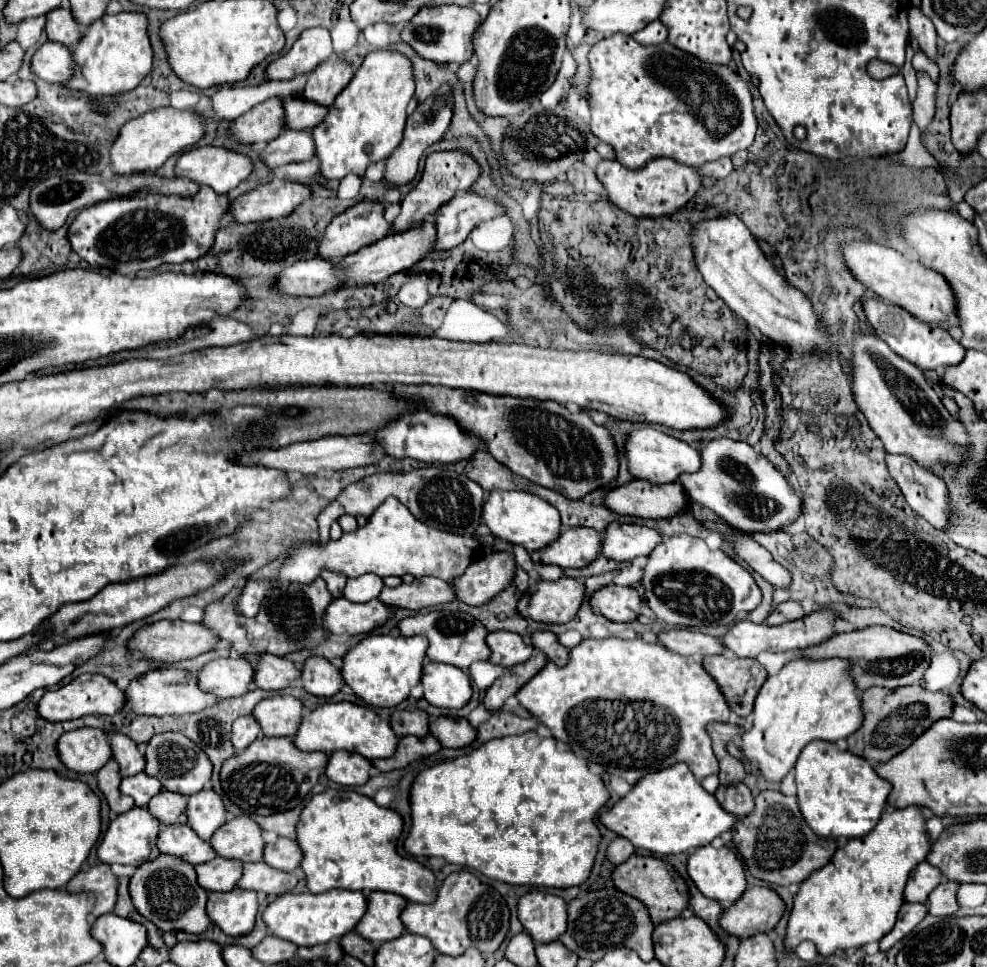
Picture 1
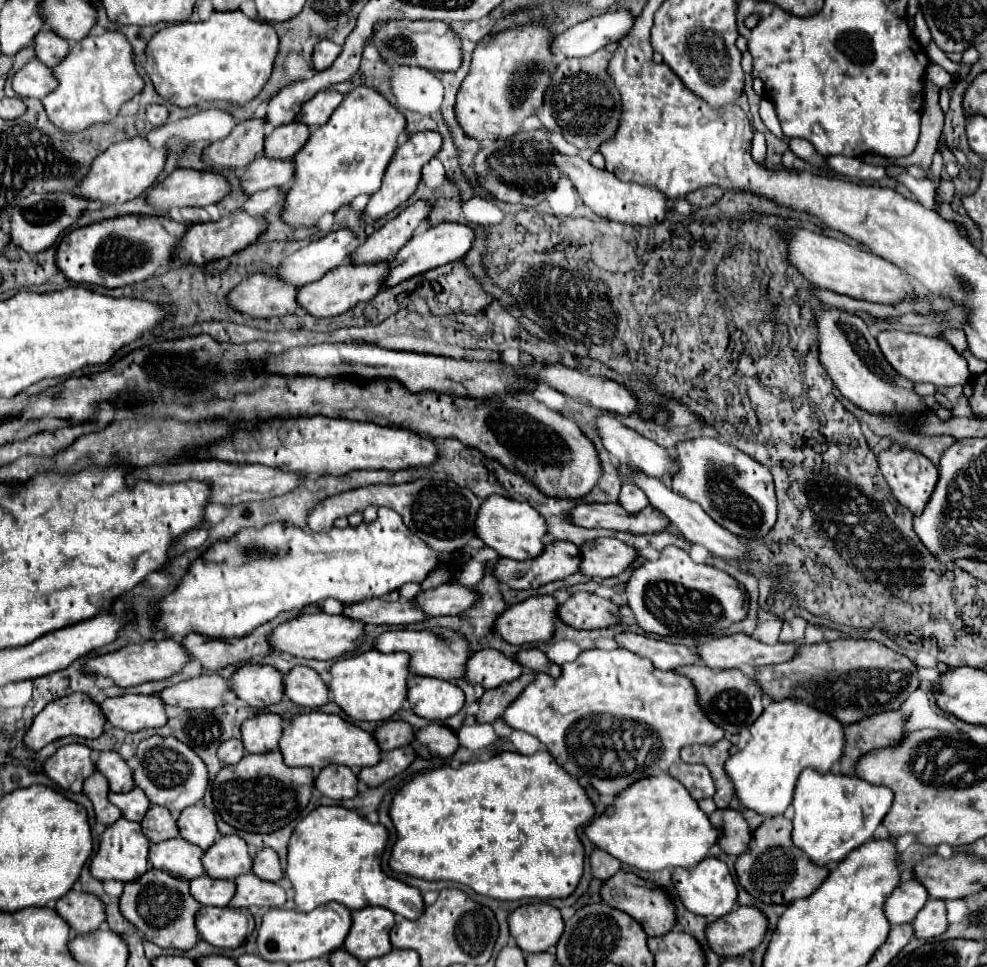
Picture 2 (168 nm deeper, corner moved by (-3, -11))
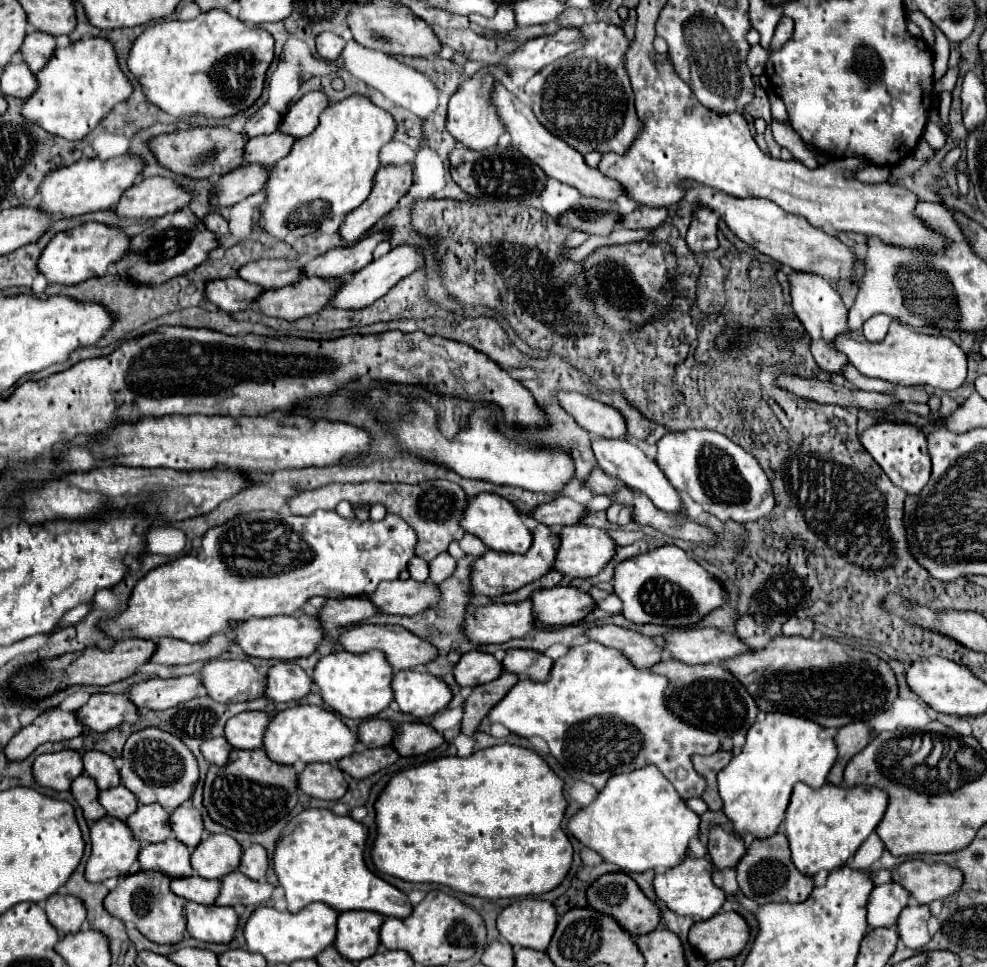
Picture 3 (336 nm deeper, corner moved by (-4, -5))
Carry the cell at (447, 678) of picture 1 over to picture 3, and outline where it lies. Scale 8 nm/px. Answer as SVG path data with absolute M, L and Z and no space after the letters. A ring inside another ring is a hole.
M416 668L394 672L392 692L394 700L400 706L400 712L412 714L416 718L434 716L452 700L452 692L446 682L434 678L426 670Z

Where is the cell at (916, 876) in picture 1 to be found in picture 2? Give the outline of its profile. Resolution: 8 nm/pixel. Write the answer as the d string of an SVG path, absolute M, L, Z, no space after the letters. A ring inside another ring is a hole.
M915 878L909 882L903 882L885 902L887 920L893 926L913 922L915 914L925 906L927 900L929 900L929 894L927 890L923 890L921 882L915 882Z

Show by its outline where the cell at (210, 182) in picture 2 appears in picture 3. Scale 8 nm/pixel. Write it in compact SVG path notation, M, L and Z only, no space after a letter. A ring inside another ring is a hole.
M154 176L128 188L112 210L122 220L152 220L176 212L188 206L188 202L190 194L172 178Z

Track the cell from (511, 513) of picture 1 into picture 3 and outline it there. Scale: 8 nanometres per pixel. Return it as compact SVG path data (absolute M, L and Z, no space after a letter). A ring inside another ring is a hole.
M478 494L474 496L474 500L468 500L468 508L464 508L464 516L460 520L460 528L464 528L464 532L468 534L478 536L490 550L496 552L524 554L532 544L532 534L524 526L518 510L498 494Z

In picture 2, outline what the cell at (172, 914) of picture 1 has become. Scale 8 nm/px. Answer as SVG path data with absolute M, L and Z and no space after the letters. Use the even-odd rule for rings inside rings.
M149 870L135 882L125 884L125 892L121 896L121 914L139 928L145 940L161 948L177 948L177 950L191 950L197 946L199 932L195 930L195 914L199 912L199 902L191 898L187 890L189 882L183 878L175 878L163 870Z

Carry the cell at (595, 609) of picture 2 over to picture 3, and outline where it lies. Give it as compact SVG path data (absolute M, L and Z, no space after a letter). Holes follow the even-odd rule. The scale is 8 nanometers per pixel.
M572 586L536 590L532 592L530 602L534 604L534 620L548 626L576 624L594 610L594 600Z

